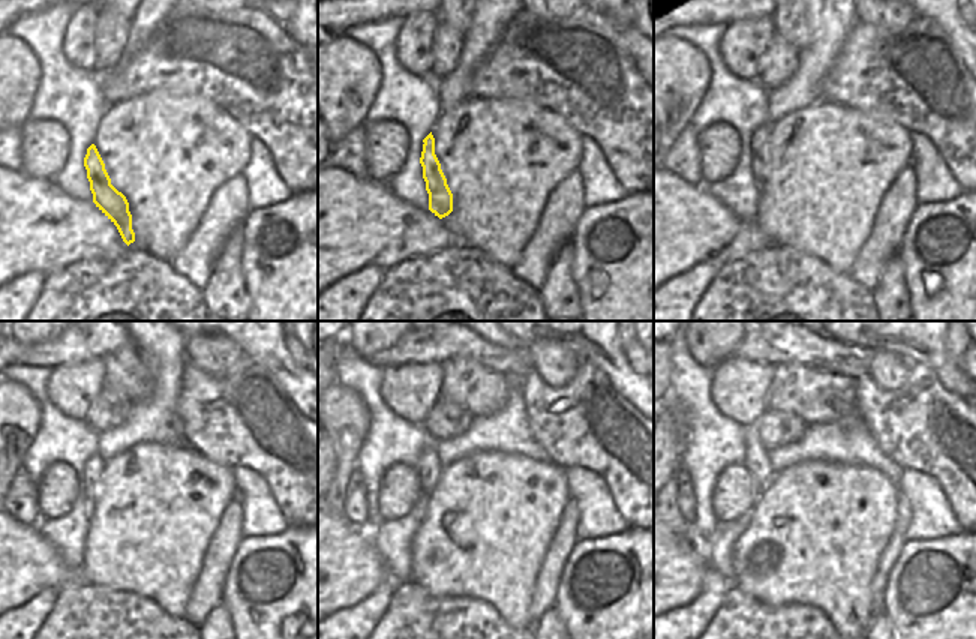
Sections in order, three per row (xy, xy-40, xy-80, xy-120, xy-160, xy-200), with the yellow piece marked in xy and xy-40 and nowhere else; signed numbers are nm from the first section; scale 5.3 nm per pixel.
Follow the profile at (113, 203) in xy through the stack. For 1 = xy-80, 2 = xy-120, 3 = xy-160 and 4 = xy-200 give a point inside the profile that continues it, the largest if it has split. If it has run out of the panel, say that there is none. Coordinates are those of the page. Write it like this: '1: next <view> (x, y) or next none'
1: next xy-80 (762, 135)
2: next xy-120 (93, 468)
3: next xy-160 (428, 465)
4: next xy-200 (756, 461)

